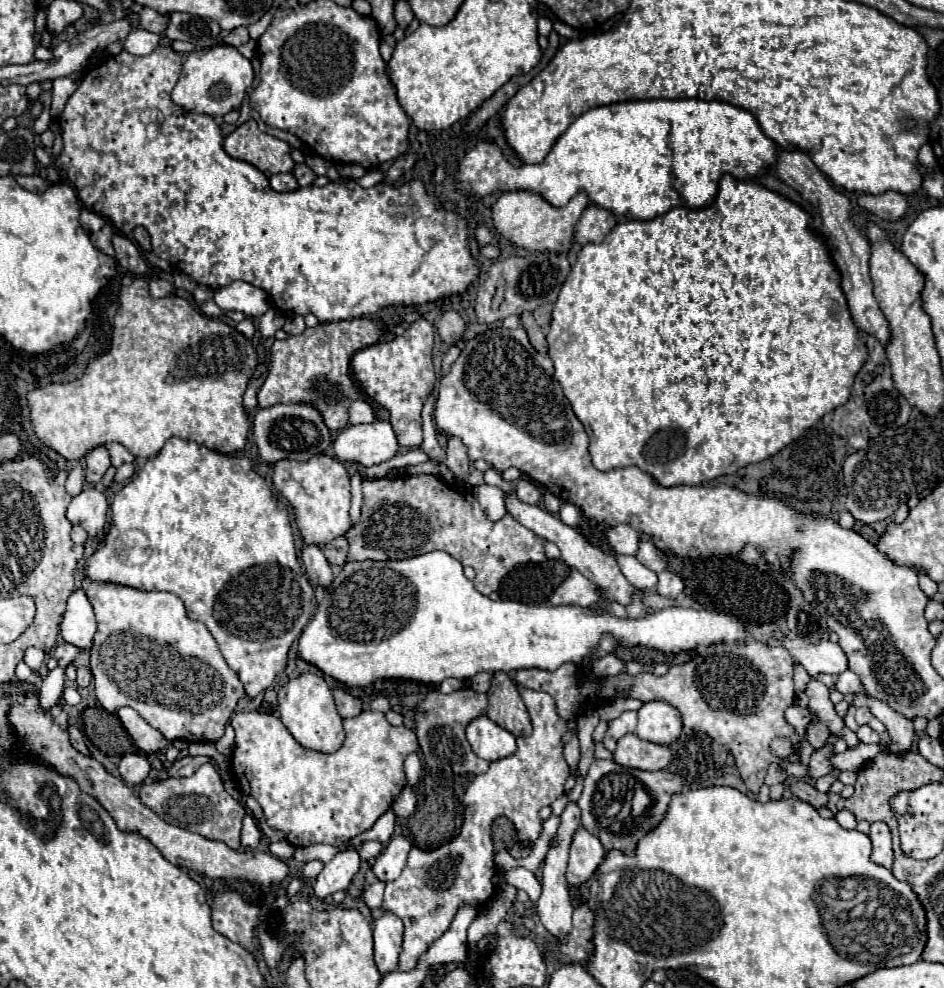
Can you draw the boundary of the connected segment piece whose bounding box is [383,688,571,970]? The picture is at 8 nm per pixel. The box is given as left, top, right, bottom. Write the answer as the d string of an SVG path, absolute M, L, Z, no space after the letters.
M519 688L519 692L521 692L521 698L531 716L533 734L517 738L515 754L491 762L489 770L485 774L479 774L469 784L469 788L463 796L465 816L463 816L463 828L461 828L459 836L453 842L449 842L437 850L425 852L425 850L413 848L409 852L409 858L407 858L407 864L405 864L401 876L385 886L383 908L397 914L405 924L403 950L399 956L399 970L415 968L417 958L427 950L427 946L449 928L449 924L461 904L485 904L495 894L495 886L491 886L491 876L494 876L493 872L496 871L491 828L497 816L507 816L513 822L515 830L519 832L519 842L535 842L539 838L541 826L543 826L543 820L539 818L539 810L543 806L553 804L553 800L557 800L559 796L563 796L563 784L571 776L571 770L563 758L563 742L561 742L563 734L567 732L567 724L563 718L557 716L555 702L549 694L537 692L537 690L527 690L527 688Z

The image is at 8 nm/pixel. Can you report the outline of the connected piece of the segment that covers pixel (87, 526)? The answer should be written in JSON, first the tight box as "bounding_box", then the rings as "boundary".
{"bounding_box":[67,488,107,544],"boundary":[[[85,488],[79,496],[73,498],[73,502],[67,508],[67,518],[71,524],[79,524],[89,538],[103,544],[105,532],[103,526],[107,522],[107,500],[103,492],[97,488]]]}

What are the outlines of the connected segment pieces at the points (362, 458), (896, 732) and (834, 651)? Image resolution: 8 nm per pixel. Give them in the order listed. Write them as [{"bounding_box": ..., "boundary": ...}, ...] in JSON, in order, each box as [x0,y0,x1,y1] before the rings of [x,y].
[{"bounding_box":[333,422,399,466],"boundary":[[[389,422],[357,424],[343,428],[333,440],[333,452],[341,462],[373,466],[393,458],[399,450]]]},{"bounding_box":[853,692,915,752],"boundary":[[[861,692],[853,698],[853,706],[855,708],[867,706],[871,710],[871,714],[885,724],[885,728],[891,736],[891,744],[887,744],[887,748],[891,748],[895,752],[907,752],[913,746],[913,740],[915,740],[913,722],[909,718],[905,718],[903,714],[897,714],[887,702],[881,702],[879,698],[873,698],[867,692]]]},{"bounding_box":[769,638,847,676],"boundary":[[[803,638],[795,640],[769,640],[769,644],[783,644],[793,658],[809,672],[809,676],[817,674],[841,674],[847,670],[847,658],[845,652],[841,650],[839,644],[829,642],[829,640],[819,640],[817,644],[807,644]]]}]

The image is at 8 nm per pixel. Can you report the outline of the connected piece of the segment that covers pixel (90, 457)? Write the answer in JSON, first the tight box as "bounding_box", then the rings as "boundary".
{"bounding_box":[85,446,111,486],"boundary":[[[99,446],[95,450],[91,450],[87,456],[85,456],[85,464],[87,464],[87,484],[95,486],[101,482],[103,474],[107,472],[107,468],[111,466],[111,460],[109,460],[109,452],[105,446]]]}

